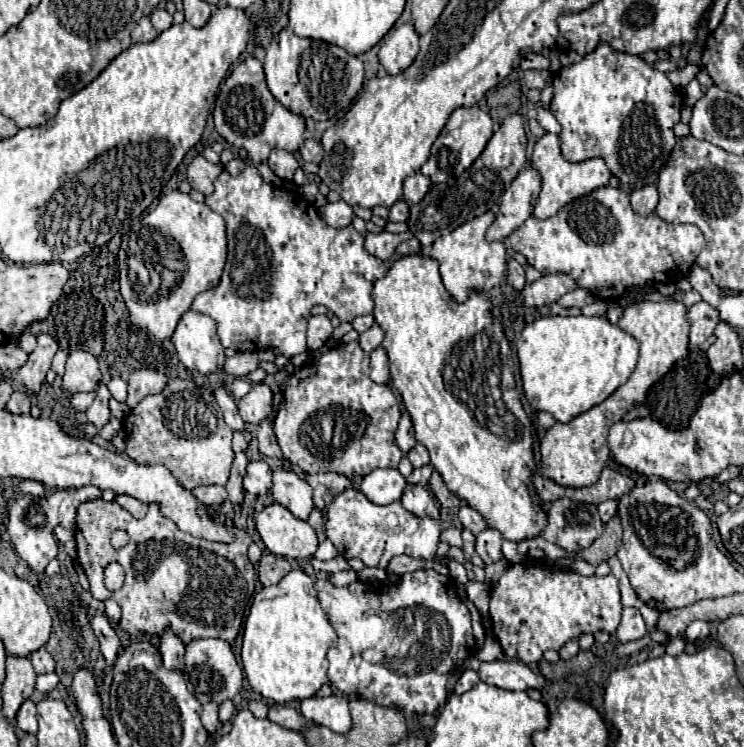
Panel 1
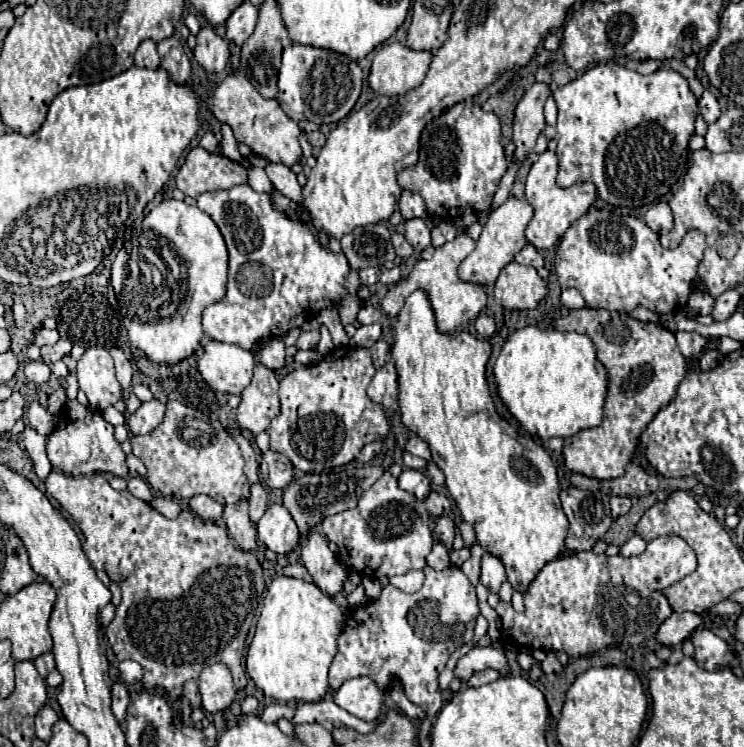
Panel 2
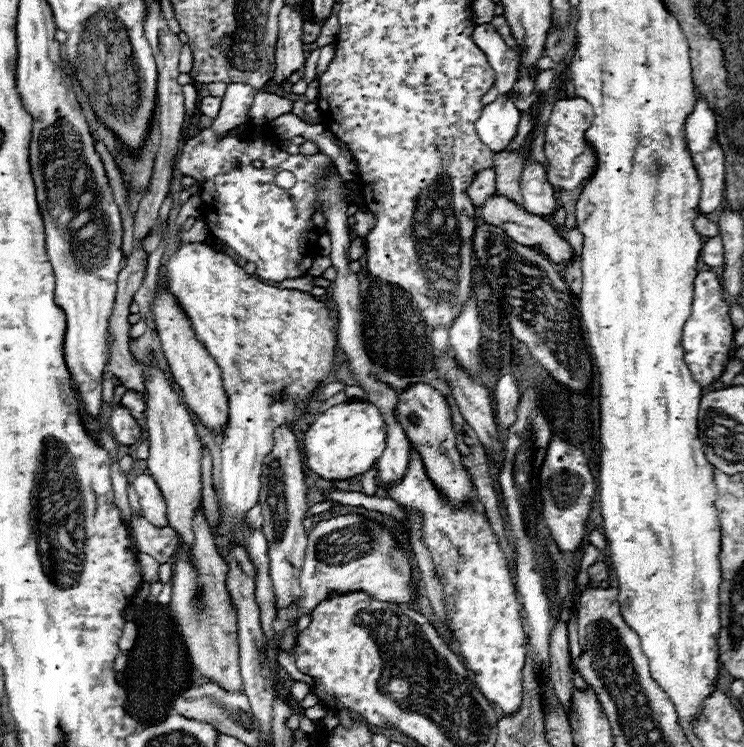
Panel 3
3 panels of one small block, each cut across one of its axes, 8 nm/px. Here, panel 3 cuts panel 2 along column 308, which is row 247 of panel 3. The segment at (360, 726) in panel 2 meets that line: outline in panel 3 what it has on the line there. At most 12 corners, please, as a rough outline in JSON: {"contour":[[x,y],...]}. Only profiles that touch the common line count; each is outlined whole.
{"contour":[[720,234],[702,246],[706,266],[724,266],[724,248]]}

